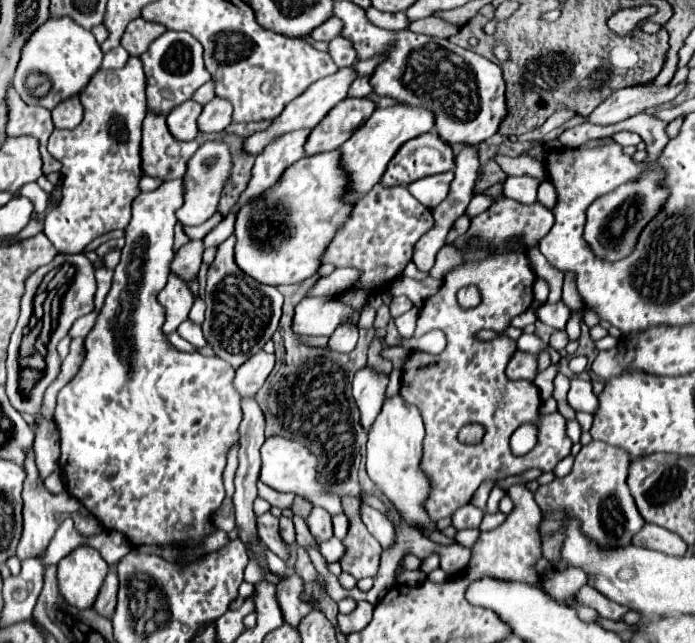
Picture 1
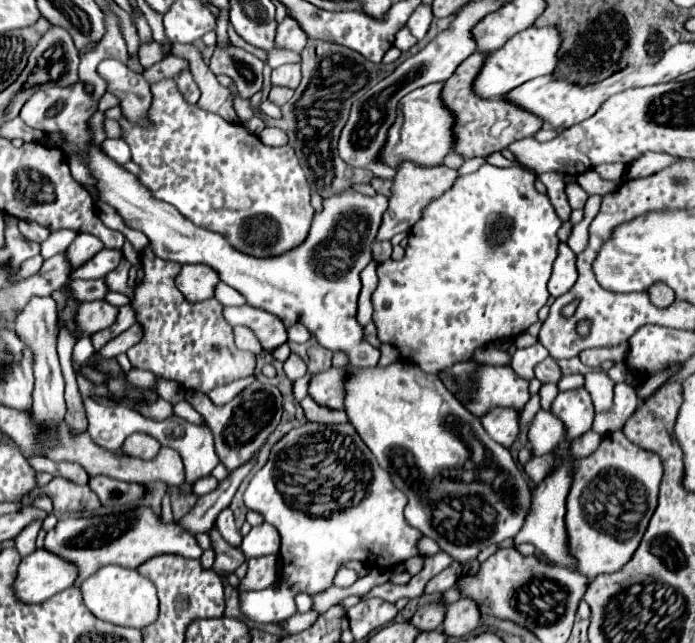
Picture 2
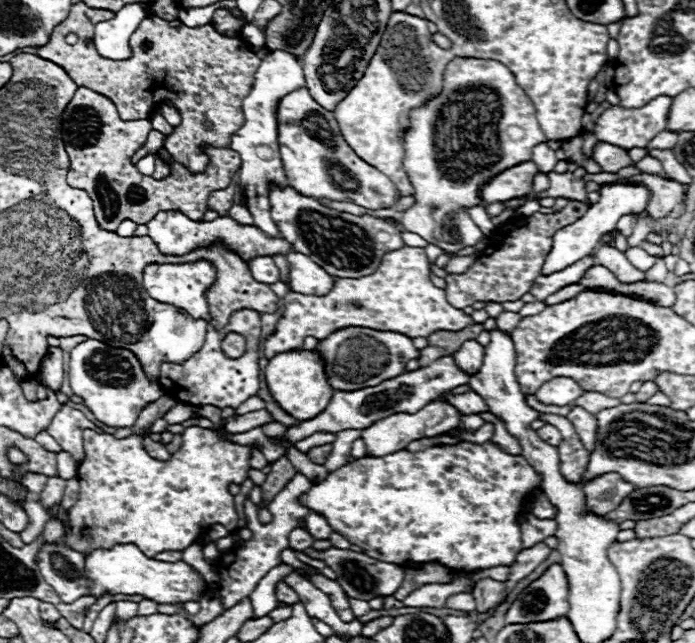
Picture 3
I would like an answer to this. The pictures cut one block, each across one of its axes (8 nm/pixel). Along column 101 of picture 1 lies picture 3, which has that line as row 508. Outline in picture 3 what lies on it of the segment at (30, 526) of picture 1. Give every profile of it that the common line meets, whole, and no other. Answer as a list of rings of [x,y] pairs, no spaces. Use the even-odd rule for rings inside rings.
[[[538,489],[529,495],[526,506],[524,506],[524,514],[520,514],[520,532],[522,532],[522,546],[524,548],[544,542],[544,538],[554,536],[554,532],[556,532],[554,520],[538,520],[536,516],[532,516],[532,503],[540,494],[541,490]]]

